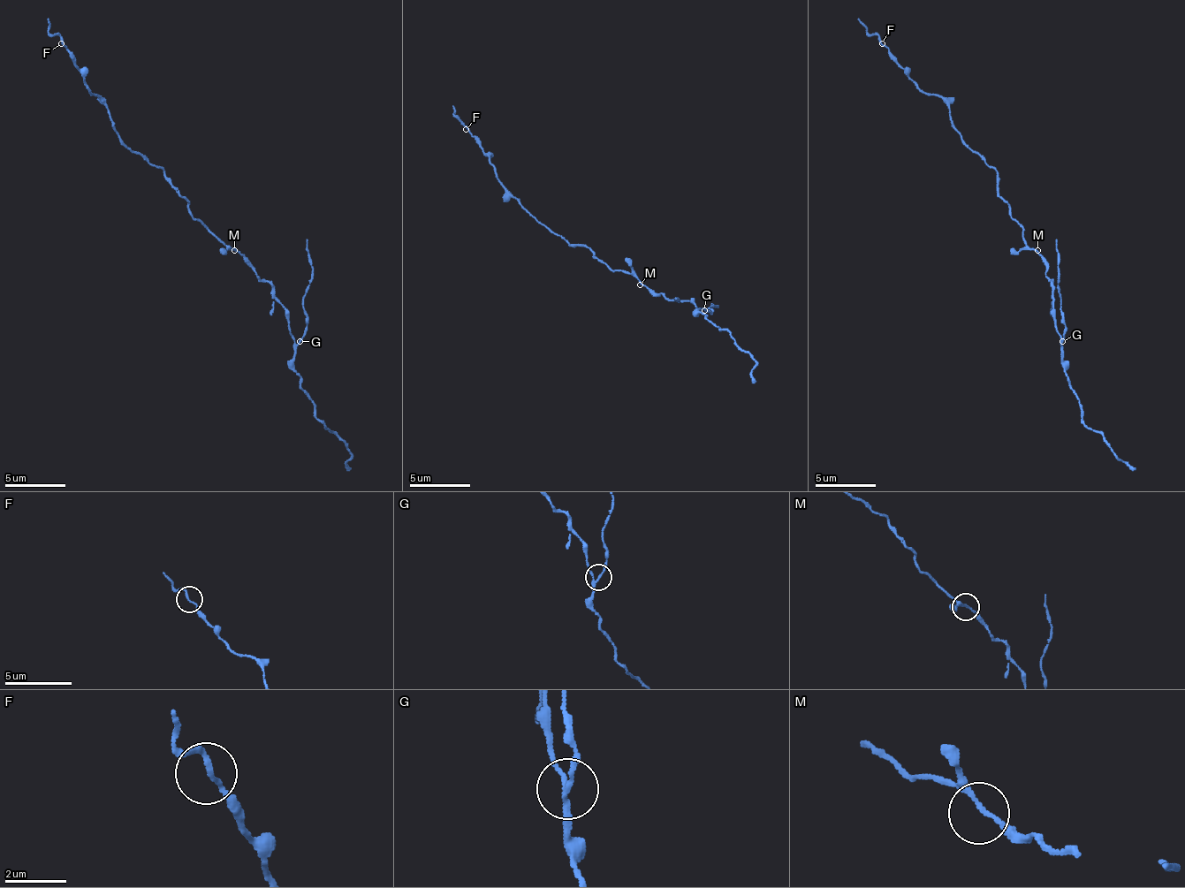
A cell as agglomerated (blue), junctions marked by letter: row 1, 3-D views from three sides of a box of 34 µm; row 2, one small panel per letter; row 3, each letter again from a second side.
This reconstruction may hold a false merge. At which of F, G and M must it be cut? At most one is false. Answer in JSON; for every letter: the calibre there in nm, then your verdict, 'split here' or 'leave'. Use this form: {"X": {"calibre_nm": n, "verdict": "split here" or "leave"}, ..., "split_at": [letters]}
{"F": {"calibre_nm": 140, "verdict": "leave"}, "G": {"calibre_nm": 140, "verdict": "split here"}, "M": {"calibre_nm": 120, "verdict": "leave"}, "split_at": ["G"]}

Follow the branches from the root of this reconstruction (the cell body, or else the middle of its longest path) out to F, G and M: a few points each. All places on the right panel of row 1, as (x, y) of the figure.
F: (1021, 229), (998, 193), (998, 171), (960, 138), (949, 107), (937, 95), (924, 92), (882, 43)
G: (1021, 229), (1021, 239), (1040, 256), (1046, 266), (1046, 275), (1052, 281), (1052, 321), (1061, 342)
M: (1021, 229), (1021, 239), (1037, 250)

